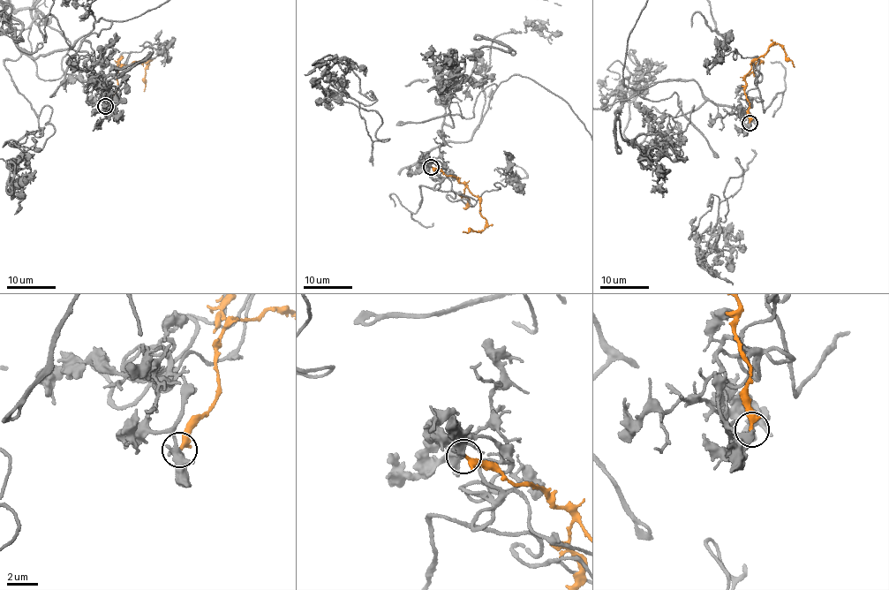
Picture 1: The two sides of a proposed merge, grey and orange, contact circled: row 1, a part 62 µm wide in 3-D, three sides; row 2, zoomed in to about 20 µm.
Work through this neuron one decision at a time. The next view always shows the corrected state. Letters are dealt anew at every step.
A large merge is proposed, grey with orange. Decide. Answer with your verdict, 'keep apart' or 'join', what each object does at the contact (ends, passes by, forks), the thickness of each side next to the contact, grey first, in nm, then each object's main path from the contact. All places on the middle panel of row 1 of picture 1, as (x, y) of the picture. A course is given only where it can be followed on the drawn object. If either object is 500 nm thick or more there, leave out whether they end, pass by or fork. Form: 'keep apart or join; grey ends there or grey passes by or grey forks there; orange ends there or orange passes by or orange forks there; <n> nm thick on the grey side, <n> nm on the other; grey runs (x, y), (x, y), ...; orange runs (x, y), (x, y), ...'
keep apart; 550 nm thick on the grey side, 360 nm on the other; orange runs (431, 167), (446, 175), (452, 175), (477, 197), (480, 213), (486, 220), (485, 229), (463, 231)

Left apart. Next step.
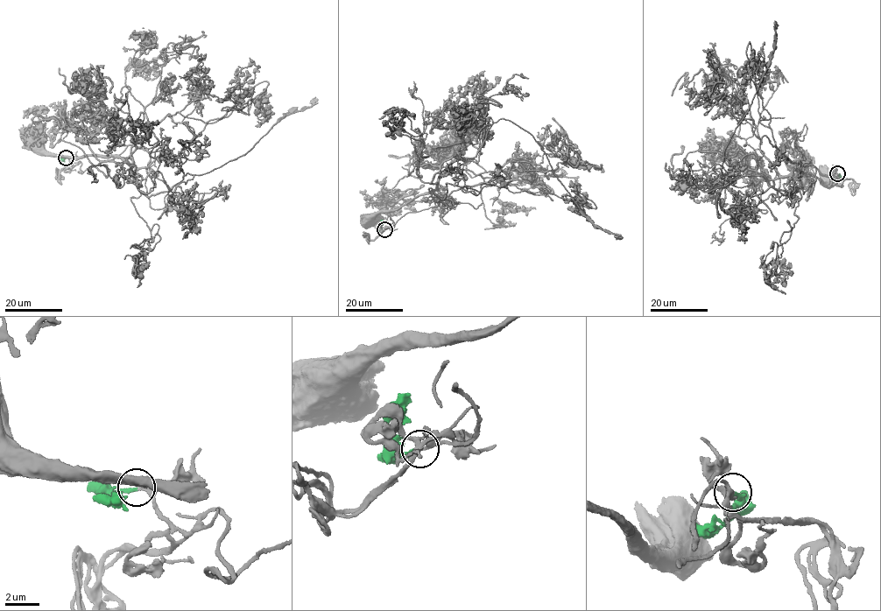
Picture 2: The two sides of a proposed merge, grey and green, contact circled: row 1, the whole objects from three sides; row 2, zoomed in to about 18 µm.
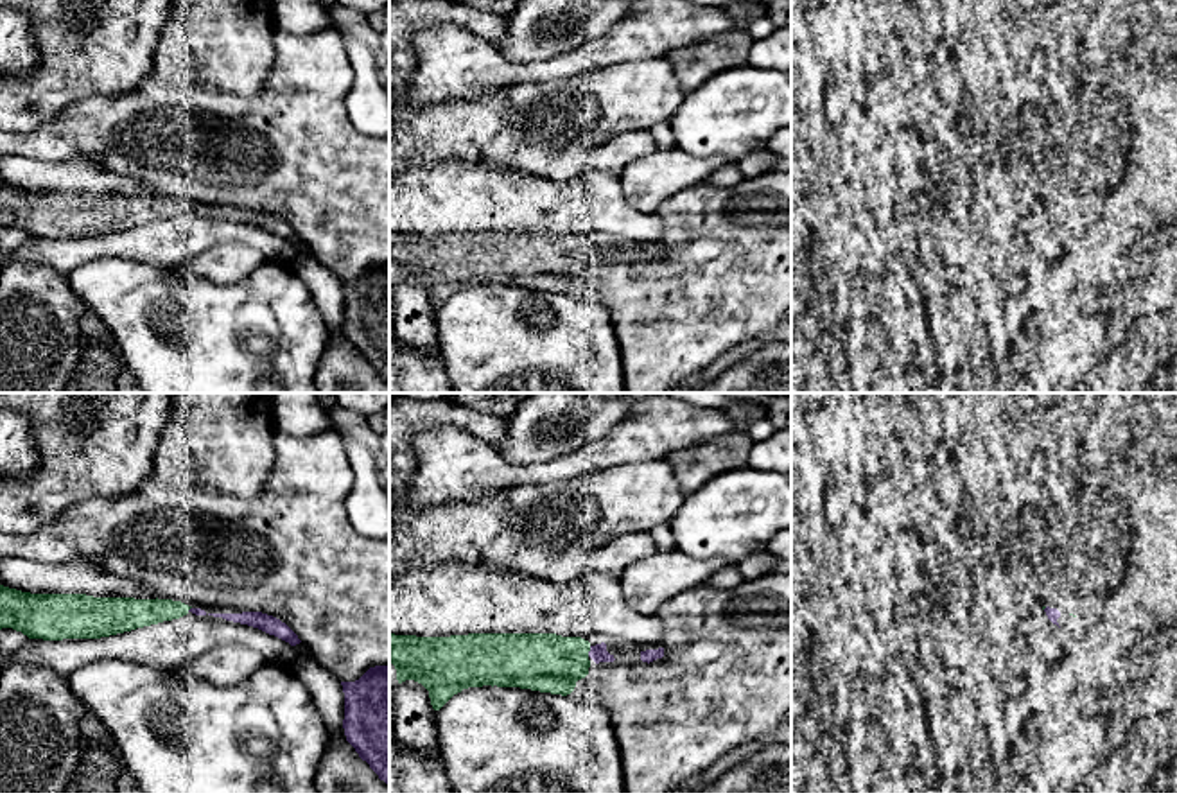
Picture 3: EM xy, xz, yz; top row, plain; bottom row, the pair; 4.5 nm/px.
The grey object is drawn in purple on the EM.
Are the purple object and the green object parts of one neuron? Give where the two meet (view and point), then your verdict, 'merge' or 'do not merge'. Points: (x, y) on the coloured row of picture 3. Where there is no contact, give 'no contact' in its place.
xz (589, 652) | merge

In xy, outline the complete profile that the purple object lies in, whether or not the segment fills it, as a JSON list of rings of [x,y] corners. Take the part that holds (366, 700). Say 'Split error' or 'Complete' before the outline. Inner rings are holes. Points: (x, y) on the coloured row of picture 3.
Complete. [[[389,664],[370,667],[359,680],[341,685],[346,741],[389,786]]]

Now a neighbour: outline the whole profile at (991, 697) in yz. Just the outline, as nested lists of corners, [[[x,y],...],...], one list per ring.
[[[992,676],[985,678],[976,691],[976,710],[989,730],[999,721],[1005,702],[1007,693],[999,680]]]

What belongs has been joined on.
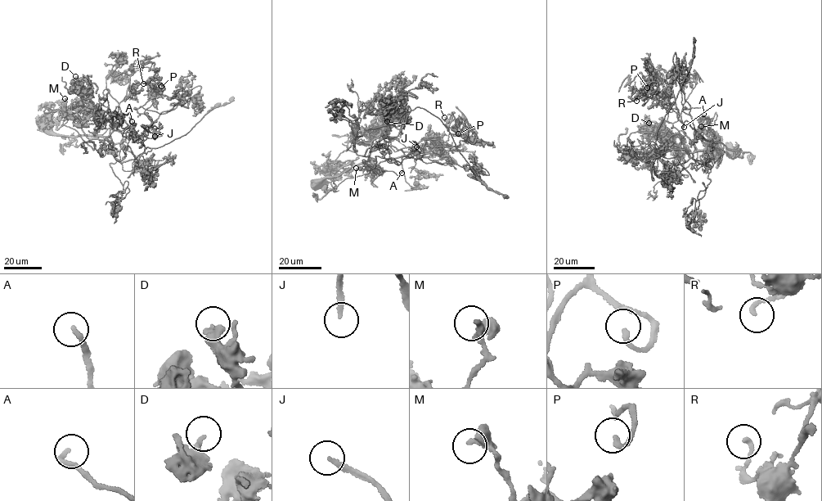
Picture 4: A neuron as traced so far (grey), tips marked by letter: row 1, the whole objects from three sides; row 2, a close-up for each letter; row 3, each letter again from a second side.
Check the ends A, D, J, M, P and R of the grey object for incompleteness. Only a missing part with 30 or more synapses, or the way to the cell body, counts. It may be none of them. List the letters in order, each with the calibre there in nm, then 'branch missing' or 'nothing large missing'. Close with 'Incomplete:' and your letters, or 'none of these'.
A: 170 nm thick; branch missing
D: 280 nm thick; nothing large missing
J: 180 nm thick; branch missing
M: 240 nm thick; nothing large missing
P: 200 nm thick; branch missing
R: 180 nm thick; nothing large missing
Incomplete: A, J, P

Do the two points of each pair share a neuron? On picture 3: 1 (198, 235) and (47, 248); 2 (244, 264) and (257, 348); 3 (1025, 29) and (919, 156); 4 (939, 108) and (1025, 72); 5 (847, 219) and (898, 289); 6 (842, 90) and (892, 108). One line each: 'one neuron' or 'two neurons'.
1: one neuron
2: two neurons
3: two neurons
4: one neuron
5: one neuron
6: one neuron

